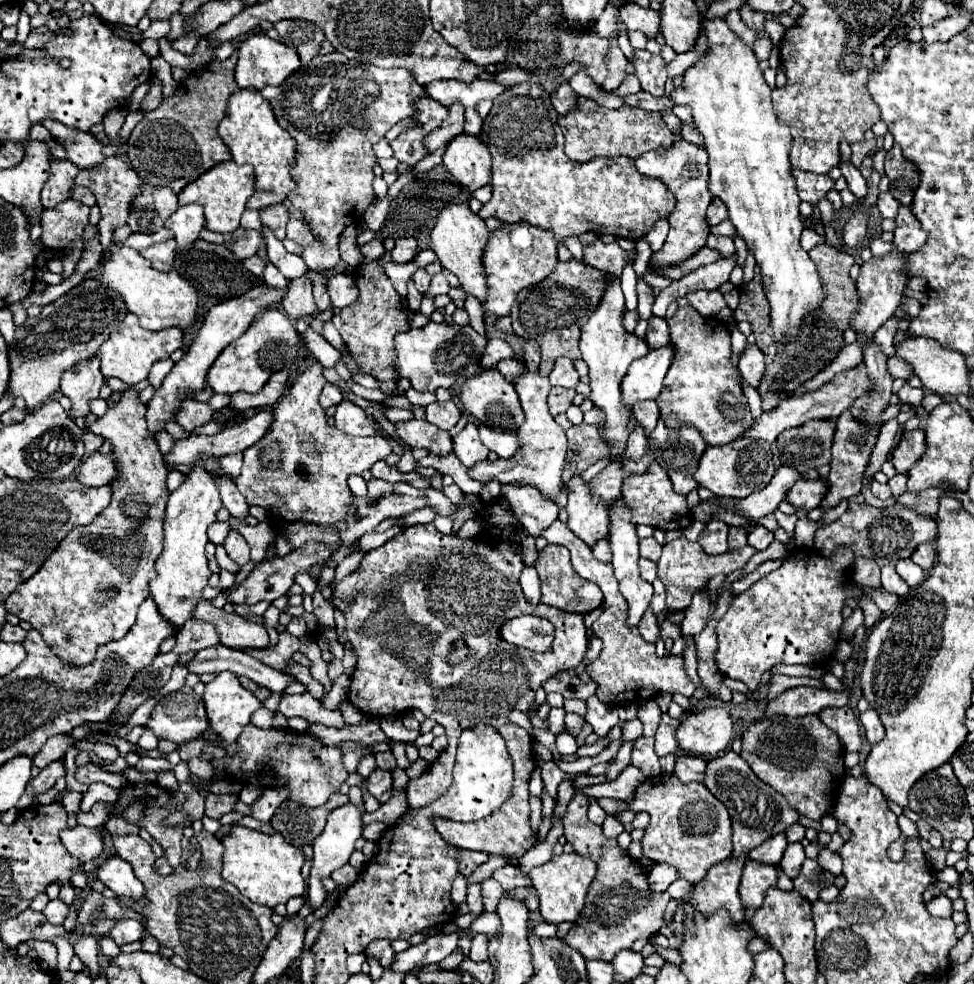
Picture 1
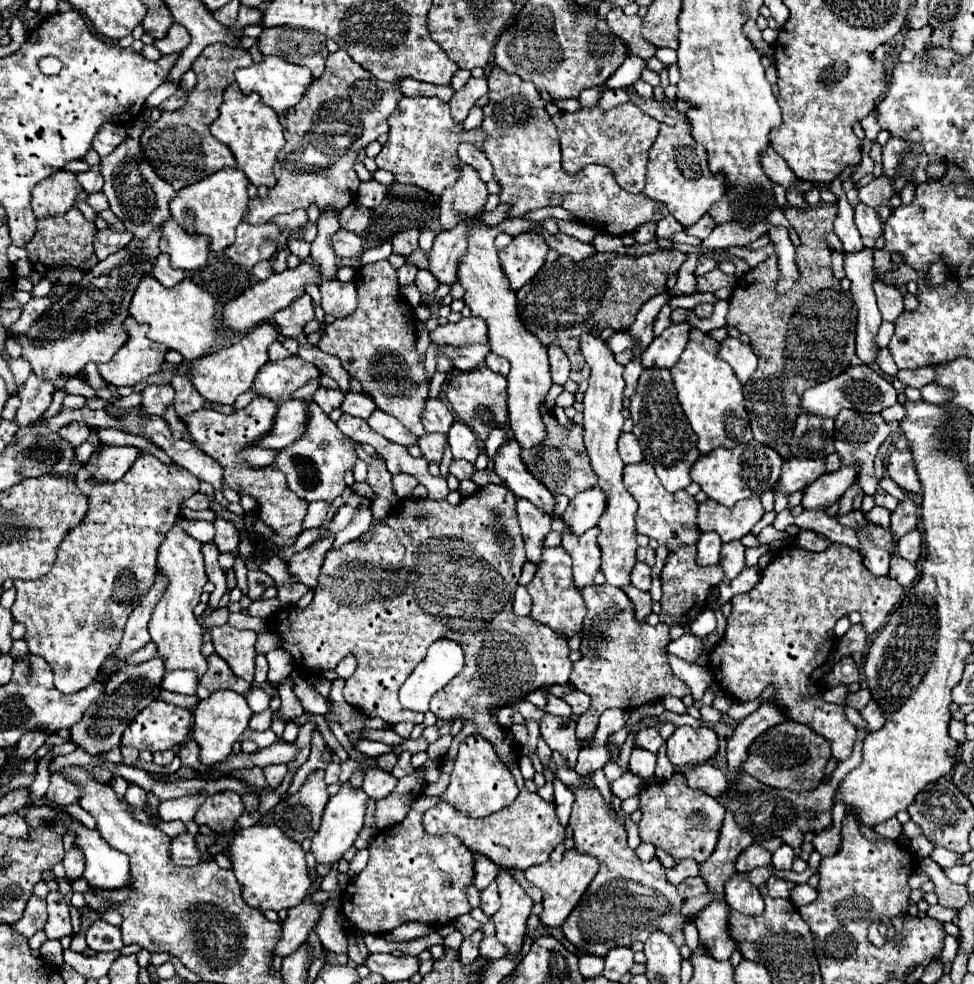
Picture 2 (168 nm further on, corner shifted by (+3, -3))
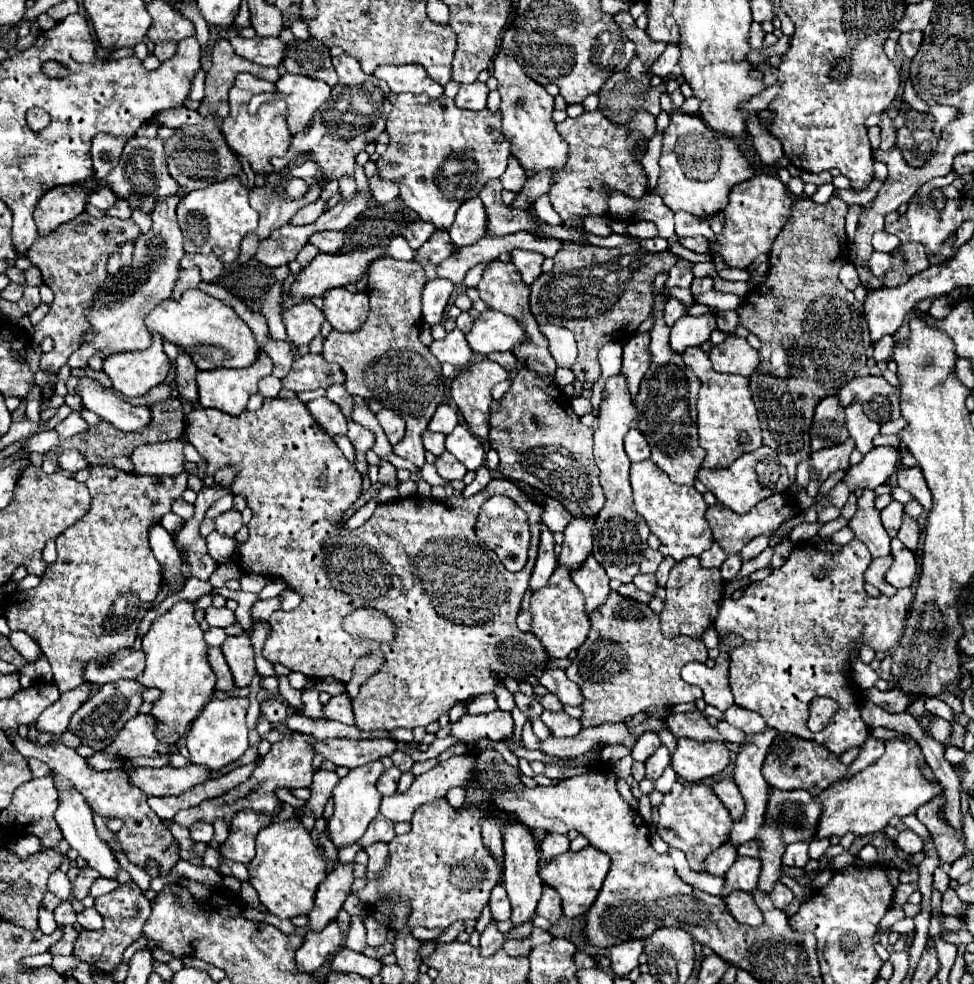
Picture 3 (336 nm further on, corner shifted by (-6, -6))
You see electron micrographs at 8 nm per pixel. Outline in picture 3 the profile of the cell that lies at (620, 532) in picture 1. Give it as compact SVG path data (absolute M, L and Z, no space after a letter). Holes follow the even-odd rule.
M618 373L610 377L602 391L602 401L598 409L598 429L594 431L594 457L600 469L600 485L606 495L606 505L598 513L594 523L594 557L606 569L610 579L622 583L632 583L634 575L640 573L640 561L646 551L646 539L650 535L648 523L634 511L632 489L630 489L630 459L624 451L624 435L630 429L630 423L636 419L636 407L632 403L626 375Z

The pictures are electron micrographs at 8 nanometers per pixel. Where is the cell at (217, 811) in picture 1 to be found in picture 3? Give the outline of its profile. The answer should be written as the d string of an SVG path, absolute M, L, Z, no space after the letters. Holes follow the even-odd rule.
M296 733L292 739L282 737L282 741L272 745L268 755L262 757L262 761L256 765L254 773L250 775L250 779L246 779L244 783L240 783L232 791L224 793L222 797L208 799L208 801L202 801L200 805L196 805L196 807L180 811L172 821L180 823L184 827L192 827L196 821L214 823L216 819L224 819L226 823L230 823L232 817L238 811L244 811L244 809L252 809L252 811L258 811L262 815L274 815L282 805L282 801L276 795L276 789L280 789L280 787L294 789L294 787L310 787L312 785L314 751L310 751L310 739L314 739L314 737L304 735L304 733Z

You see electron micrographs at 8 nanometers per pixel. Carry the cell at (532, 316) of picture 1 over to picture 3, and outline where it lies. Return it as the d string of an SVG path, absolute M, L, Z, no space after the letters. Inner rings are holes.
M566 241L566 247L554 257L554 269L530 285L530 307L538 323L562 325L574 333L578 359L572 371L578 381L594 383L600 379L598 349L606 345L606 341L628 341L634 331L638 331L642 321L648 319L656 299L654 277L668 273L678 259L670 249L648 253L638 243L606 249Z

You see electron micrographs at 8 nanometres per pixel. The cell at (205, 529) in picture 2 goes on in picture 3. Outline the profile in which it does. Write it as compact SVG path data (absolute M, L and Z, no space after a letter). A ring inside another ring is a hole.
M166 513L166 515L162 517L162 527L164 527L168 533L176 533L176 531L180 531L180 529L184 527L184 519L178 517L178 515L174 515L174 513Z

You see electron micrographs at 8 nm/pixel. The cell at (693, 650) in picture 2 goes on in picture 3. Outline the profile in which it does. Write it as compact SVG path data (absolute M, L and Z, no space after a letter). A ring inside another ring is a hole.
M721 652L713 668L700 661L690 661L682 667L682 679L690 685L698 685L704 691L704 701L720 711L734 705L734 697L728 681L729 657Z

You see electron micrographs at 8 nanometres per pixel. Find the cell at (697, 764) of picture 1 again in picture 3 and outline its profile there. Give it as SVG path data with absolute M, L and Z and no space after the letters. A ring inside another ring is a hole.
M722 779L722 781L716 781L712 785L712 791L718 795L718 799L726 805L726 809L730 811L732 819L738 819L738 815L742 815L744 811L744 799L734 783L734 779Z

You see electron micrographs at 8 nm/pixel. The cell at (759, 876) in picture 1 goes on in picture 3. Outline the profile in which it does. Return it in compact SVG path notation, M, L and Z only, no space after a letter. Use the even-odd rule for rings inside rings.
M732 891L724 901L726 901L730 913L734 915L734 919L738 919L740 923L746 923L752 927L762 925L762 921L764 921L762 911L758 909L758 905L754 903L754 899L748 891Z

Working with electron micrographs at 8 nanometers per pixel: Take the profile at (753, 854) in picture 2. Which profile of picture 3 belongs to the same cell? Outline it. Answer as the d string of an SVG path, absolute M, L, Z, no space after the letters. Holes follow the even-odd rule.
M738 857L736 863L730 867L730 871L725 875L725 884L721 897L725 898L734 889L742 889L742 891L752 893L756 889L756 885L758 885L760 869L762 869L762 861L760 859Z

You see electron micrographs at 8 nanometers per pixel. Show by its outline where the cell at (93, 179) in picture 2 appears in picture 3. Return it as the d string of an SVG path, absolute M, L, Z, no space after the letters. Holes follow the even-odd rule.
M102 185L88 197L88 203L102 209L102 211L106 211L108 207L112 207L116 203L116 195L110 191L108 185Z

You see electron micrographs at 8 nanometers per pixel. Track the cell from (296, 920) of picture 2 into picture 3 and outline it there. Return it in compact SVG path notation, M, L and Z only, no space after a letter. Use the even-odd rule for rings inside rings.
M336 863L332 867L332 871L326 875L326 879L318 885L314 907L308 913L308 921L310 921L308 927L312 931L322 931L330 921L336 919L346 897L350 895L352 881L354 881L352 865Z

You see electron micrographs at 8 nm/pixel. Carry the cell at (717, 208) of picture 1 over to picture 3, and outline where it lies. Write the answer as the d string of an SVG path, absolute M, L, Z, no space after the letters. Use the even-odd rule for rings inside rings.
M682 237L680 243L696 253L706 253L708 251L708 239L706 237Z

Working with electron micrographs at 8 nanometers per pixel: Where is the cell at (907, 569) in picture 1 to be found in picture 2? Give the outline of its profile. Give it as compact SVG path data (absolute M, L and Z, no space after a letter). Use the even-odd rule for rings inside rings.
M893 556L891 558L891 568L889 568L889 578L897 580L903 586L911 586L917 578L917 568L913 564L909 564L905 558L901 556Z

